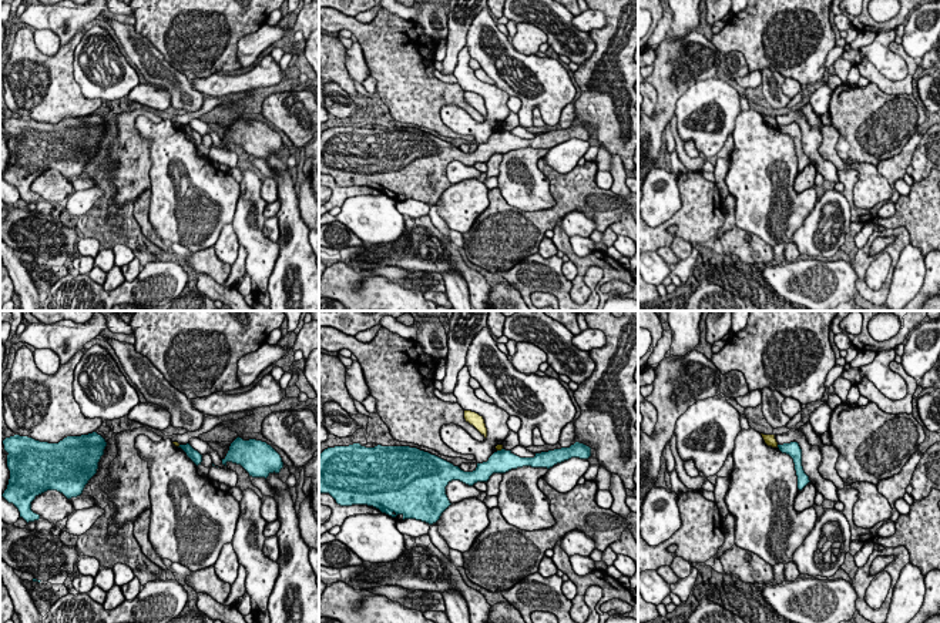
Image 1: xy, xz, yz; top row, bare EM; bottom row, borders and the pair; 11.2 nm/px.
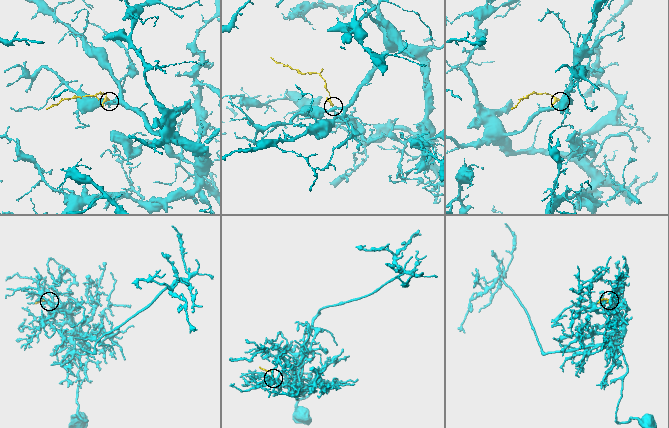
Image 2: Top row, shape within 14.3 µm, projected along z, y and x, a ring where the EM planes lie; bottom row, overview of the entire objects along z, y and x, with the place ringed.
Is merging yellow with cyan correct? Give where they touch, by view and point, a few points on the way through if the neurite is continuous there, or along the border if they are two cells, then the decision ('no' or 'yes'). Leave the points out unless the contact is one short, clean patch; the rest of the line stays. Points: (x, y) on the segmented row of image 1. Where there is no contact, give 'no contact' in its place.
contact xz (499, 449); border xz (502, 448), (497, 451); no

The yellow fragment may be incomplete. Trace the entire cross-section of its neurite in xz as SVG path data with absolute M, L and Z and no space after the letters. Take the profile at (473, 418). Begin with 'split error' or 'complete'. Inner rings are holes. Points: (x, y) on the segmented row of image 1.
complete; M464 411L464 419L473 425L484 438L487 438L487 428L483 416L471 411Z

